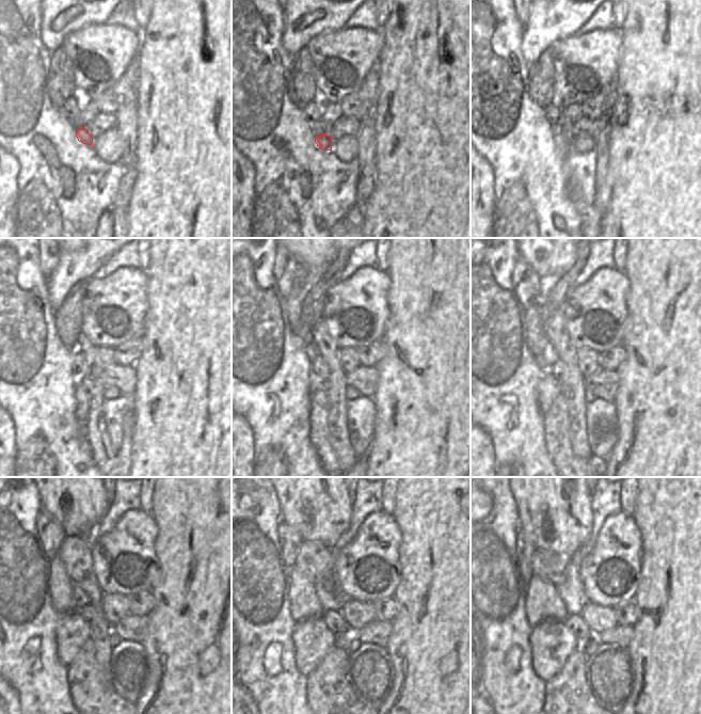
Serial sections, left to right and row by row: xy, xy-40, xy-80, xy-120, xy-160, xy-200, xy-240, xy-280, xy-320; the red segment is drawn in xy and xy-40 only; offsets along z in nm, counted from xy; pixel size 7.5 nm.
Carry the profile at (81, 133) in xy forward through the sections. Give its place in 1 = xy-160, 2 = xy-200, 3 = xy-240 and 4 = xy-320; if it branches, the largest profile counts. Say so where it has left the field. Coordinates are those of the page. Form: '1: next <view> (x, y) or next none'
1: next xy-160 (319, 437)
2: next xy-200 (556, 423)
3: next xy-240 (92, 692)
4: next xy-320 (568, 694)

